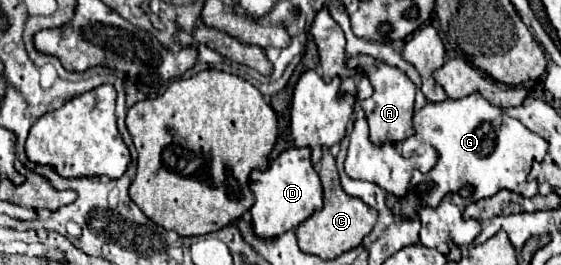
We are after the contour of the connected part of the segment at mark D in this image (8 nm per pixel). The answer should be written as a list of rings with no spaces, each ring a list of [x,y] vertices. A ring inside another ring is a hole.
[[[290,148],[282,152],[264,172],[252,172],[250,190],[256,198],[250,208],[252,232],[258,238],[278,238],[286,230],[300,226],[322,206],[320,178],[310,162],[310,148]]]

